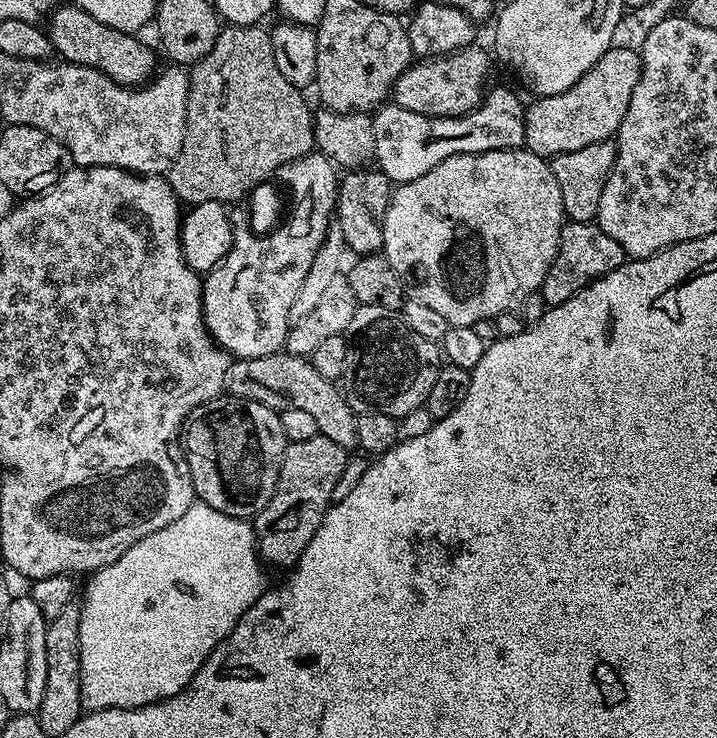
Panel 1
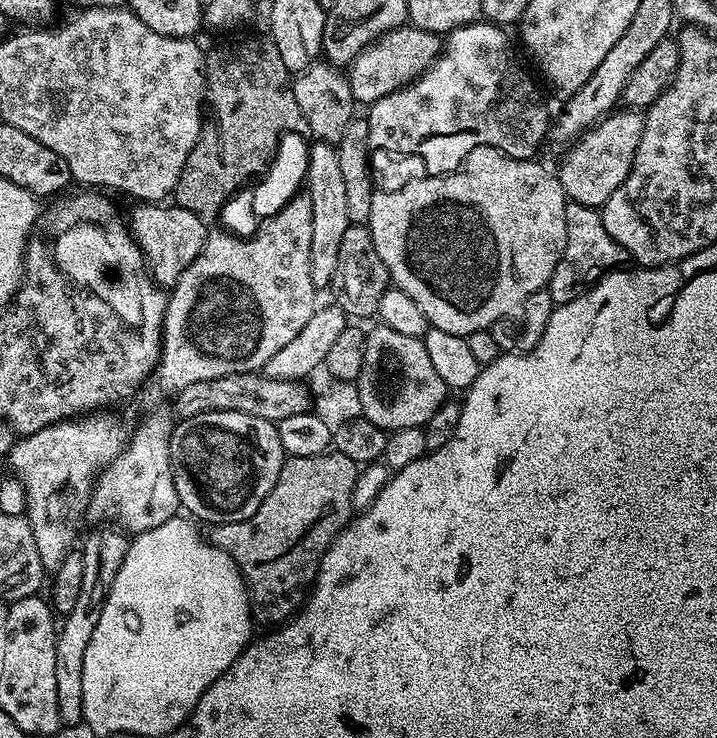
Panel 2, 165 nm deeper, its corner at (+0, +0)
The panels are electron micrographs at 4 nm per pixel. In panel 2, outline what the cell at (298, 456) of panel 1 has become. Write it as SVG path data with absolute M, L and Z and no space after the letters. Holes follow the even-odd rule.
M335 450L317 456L288 456L278 474L278 482L274 482L262 506L258 506L258 510L254 510L250 518L233 524L217 524L211 529L211 543L230 554L244 579L244 587L248 590L248 604L257 625L279 626L291 620L307 601L326 550L354 515L352 499L357 471L356 462Z

